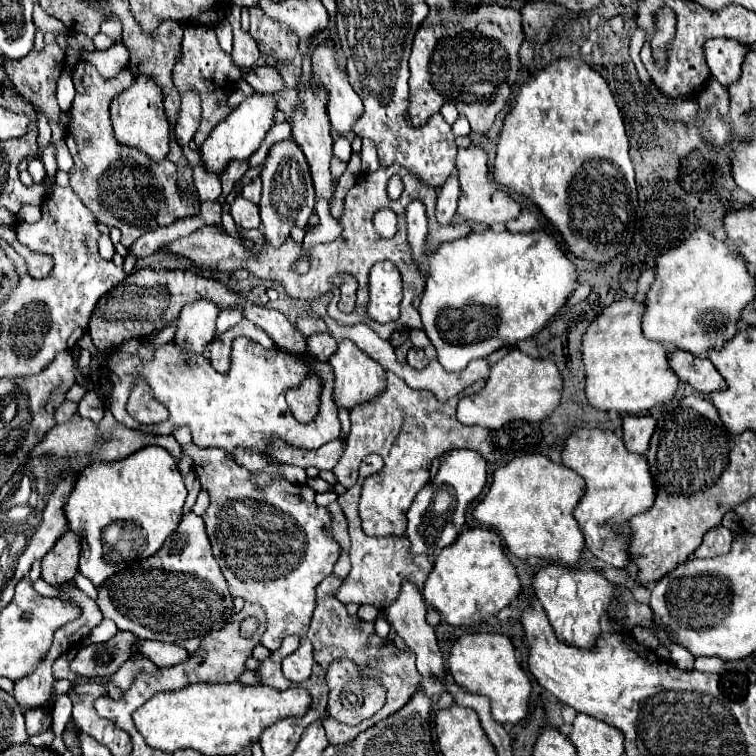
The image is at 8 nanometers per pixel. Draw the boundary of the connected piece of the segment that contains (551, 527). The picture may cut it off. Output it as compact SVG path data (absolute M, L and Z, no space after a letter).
M543 455L515 457L493 473L489 493L473 509L473 517L505 539L507 549L519 557L539 557L551 563L575 565L585 547L583 533L573 517L573 509L585 493L585 481L563 463L553 463Z

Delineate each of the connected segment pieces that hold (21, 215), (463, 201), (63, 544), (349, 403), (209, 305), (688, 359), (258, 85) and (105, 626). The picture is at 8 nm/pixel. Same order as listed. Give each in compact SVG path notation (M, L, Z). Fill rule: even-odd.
M23 205L21 211L17 213L17 219L25 221L25 223L37 223L39 217L41 217L41 209L33 207L33 205Z
M471 145L467 149L459 149L457 151L455 169L457 169L459 185L461 185L461 197L459 197L459 209L457 209L457 213L467 223L479 223L479 225L491 227L493 223L507 223L511 219L517 219L517 215L521 213L521 207L499 185L495 185L489 179L487 155L485 155L485 151L481 147Z
M67 531L53 549L43 557L41 561L41 577L49 583L67 583L77 573L77 561L79 561L81 545L79 537L71 531Z
M345 339L339 343L337 353L329 359L333 371L335 371L335 389L333 389L333 399L337 403L337 407L343 409L353 409L357 405L363 405L367 401L371 401L373 397L377 397L379 393L383 393L385 389L385 369L371 359L367 353L363 353L353 341Z
M207 299L185 305L177 319L173 343L179 345L185 355L201 355L207 343L211 343L215 337L217 315L219 307Z
M673 351L669 355L671 359L671 369L677 373L677 377L685 383L689 383L695 391L709 395L719 389L727 389L727 383L711 365L709 359L699 359L687 351Z
M259 67L255 71L243 73L243 79L257 91L257 93L267 93L267 95L281 95L287 91L283 77L277 73L277 69L269 67Z
M105 619L105 621L101 621L101 623L99 623L99 625L87 635L82 646L95 643L105 643L105 641L109 641L117 631L119 631L117 625L115 625L113 621L109 621L109 619Z

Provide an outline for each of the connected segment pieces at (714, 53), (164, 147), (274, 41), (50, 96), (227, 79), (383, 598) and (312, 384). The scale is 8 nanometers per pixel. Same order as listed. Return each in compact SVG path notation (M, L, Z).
M709 39L703 51L705 51L705 61L709 65L711 75L721 85L731 85L741 75L741 63L749 47L733 39Z
M137 77L135 83L111 101L111 125L121 145L137 147L151 161L163 161L169 153L169 121L163 109L163 93L149 77Z
M259 6L249 8L251 37L267 57L287 61L297 55L297 37L290 29L270 20Z
M57 43L45 45L41 51L33 49L31 59L23 57L19 67L9 73L15 89L27 97L35 105L35 111L47 117L49 123L59 123L61 115L55 99L55 87L63 71L63 59L65 55Z
M187 25L185 35L183 35L183 55L177 61L177 65L173 67L171 77L173 77L173 85L177 87L179 93L183 93L183 89L195 89L201 97L203 119L193 137L197 147L201 147L203 141L209 137L211 129L231 113L227 99L229 99L231 87L241 79L241 69L237 69L233 65L231 55L219 47L215 31L209 25Z
M369 455L363 459L361 469L359 469L359 483L353 485L345 495L341 495L337 499L337 503L341 505L347 521L349 521L349 535L351 535L351 571L349 575L343 579L341 589L337 591L337 599L341 603L355 603L355 605L373 605L379 611L383 611L387 605L391 605L391 601L395 601L401 593L401 583L403 579L413 581L419 589L425 583L425 577L431 573L433 565L429 563L427 555L413 555L409 553L409 539L407 537L399 537L399 535L387 535L387 537L369 537L363 533L361 529L361 519L357 515L357 499L363 487L363 481L369 475L379 473L379 469L383 469L383 459L379 455Z
M307 377L299 389L287 391L287 403L299 421L311 421L319 409L321 383L317 377Z

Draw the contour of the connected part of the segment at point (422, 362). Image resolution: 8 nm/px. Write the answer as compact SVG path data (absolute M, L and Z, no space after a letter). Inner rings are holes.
M411 347L409 353L407 353L407 363L409 363L413 369L425 369L425 365L427 365L425 351L419 349L419 347Z

